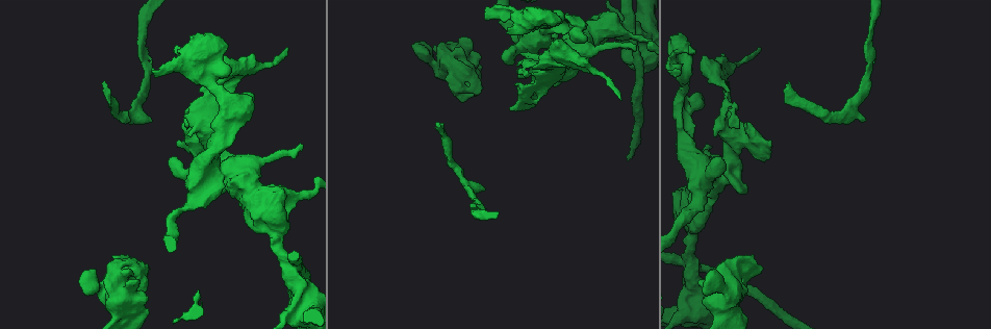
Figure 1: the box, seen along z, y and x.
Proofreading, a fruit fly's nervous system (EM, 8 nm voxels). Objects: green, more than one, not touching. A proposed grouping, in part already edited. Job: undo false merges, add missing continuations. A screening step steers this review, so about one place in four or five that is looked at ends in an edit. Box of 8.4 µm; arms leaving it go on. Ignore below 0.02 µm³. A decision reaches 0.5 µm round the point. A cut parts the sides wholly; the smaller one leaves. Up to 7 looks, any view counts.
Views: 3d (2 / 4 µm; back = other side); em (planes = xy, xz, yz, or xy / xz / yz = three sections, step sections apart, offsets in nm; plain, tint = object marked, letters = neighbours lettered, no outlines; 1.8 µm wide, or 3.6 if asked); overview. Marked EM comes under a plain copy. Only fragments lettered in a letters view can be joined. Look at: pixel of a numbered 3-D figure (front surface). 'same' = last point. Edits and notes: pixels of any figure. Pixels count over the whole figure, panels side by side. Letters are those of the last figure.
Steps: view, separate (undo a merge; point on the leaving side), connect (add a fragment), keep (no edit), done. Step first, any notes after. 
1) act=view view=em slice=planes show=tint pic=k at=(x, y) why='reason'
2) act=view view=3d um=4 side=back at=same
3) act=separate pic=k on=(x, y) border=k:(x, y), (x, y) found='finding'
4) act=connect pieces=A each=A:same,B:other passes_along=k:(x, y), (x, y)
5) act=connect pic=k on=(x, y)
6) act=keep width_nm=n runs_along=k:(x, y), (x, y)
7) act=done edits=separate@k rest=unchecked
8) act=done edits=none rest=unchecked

act=view view=em slice=planes show=letters pic=1 at=(724, 63) why='sudden change in width'

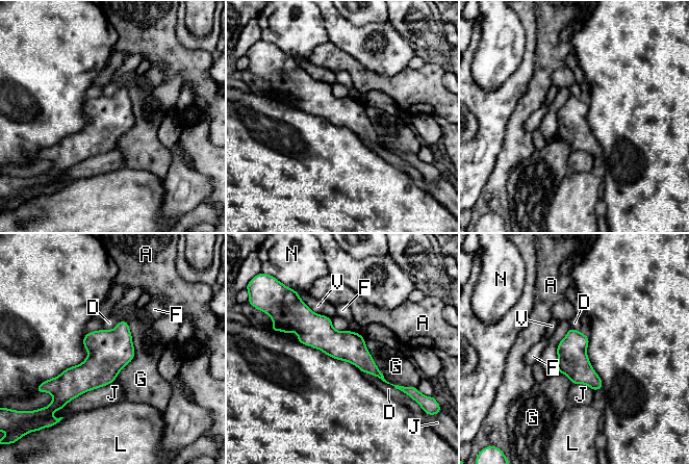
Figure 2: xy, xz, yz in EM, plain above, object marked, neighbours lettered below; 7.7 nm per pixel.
act=keep longest_contact=G:480nm each=A:other,D:other,F:other,G:other,J:other,L:other,N:other,V:other runs_along=2:(284, 328), (349, 345), (379, 375) found='one cell here'

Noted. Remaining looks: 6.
act=view view=em slice=planes show=letters pic=1 at=(689, 46) why='branch stops here'

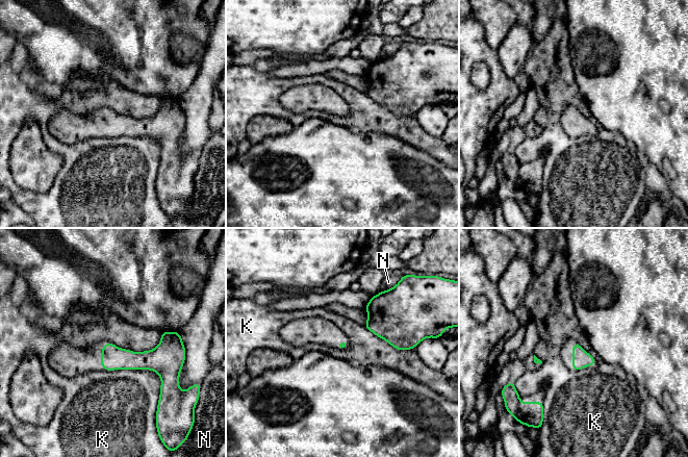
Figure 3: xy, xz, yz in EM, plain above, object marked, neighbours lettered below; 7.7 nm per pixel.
act=keep each=K:other,N:other runs_along=3:(172, 339), (151, 360), (103, 364) found='no lettered fragment goes on from it'

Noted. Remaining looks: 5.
act=view view=em slice=yz step=8 show=tint pic=1 at=(169, 158)

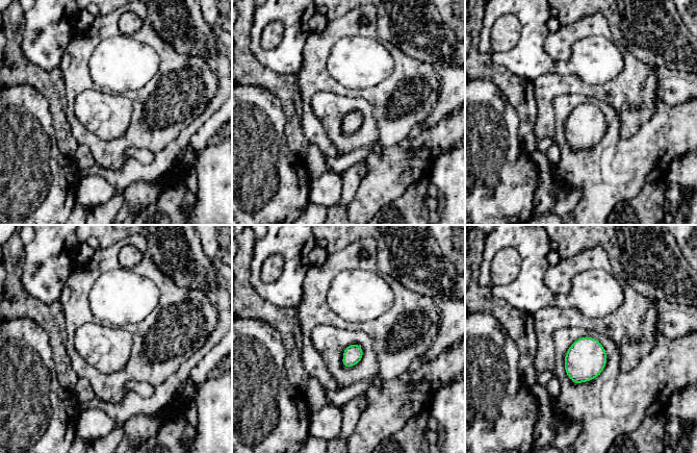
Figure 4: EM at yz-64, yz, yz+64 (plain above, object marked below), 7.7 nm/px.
act=view view=em slice=planes show=letters at=same

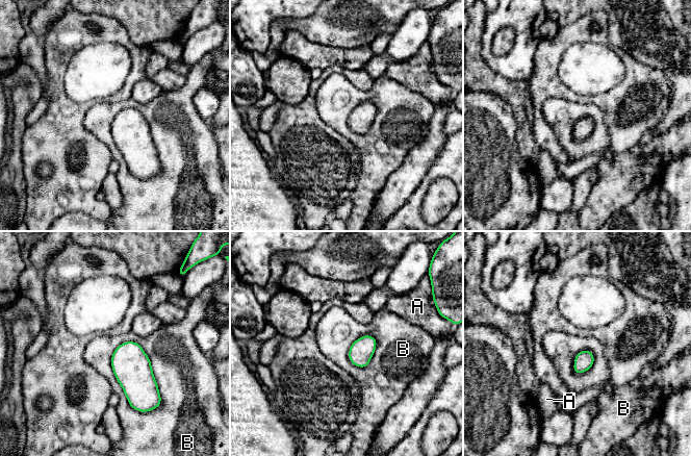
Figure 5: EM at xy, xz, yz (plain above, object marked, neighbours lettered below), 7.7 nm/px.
act=keep width_nm=150 each=A:other,B:other found='none of them fits'

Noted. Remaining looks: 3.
act=done edits=none rest=unchecked

